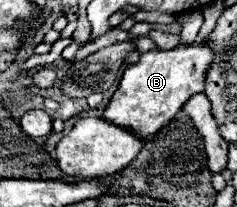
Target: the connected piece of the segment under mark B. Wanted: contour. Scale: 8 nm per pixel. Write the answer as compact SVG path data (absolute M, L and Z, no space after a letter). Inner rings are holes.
M178 44L170 50L150 50L140 54L136 64L126 66L118 90L110 98L104 118L116 126L136 132L140 138L148 138L170 122L186 100L204 90L206 72L214 62L212 46L202 44Z

